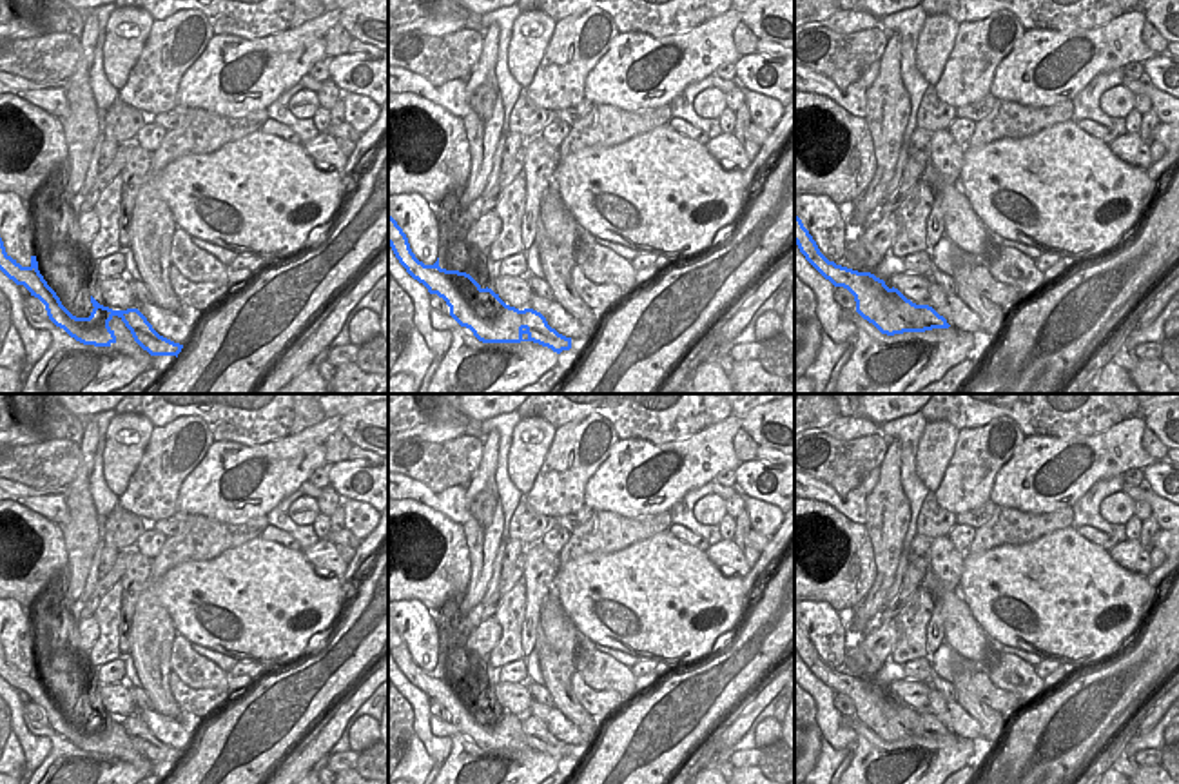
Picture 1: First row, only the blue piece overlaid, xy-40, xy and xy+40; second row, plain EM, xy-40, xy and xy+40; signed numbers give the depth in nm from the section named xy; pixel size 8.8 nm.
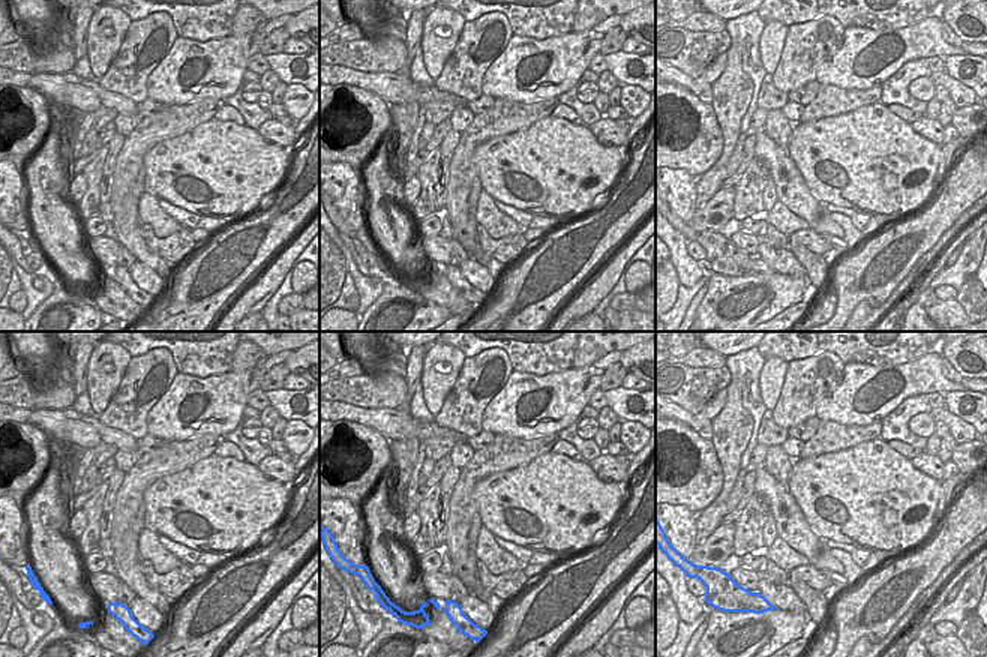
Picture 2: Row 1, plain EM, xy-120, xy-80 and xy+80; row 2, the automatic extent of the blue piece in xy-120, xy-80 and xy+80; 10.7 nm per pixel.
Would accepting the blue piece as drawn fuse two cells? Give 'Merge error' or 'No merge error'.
Merge error

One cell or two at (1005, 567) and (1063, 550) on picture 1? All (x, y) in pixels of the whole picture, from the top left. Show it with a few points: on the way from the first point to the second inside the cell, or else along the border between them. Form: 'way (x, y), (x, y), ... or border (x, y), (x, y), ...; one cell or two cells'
way (1020, 567), (1049, 565); one cell

